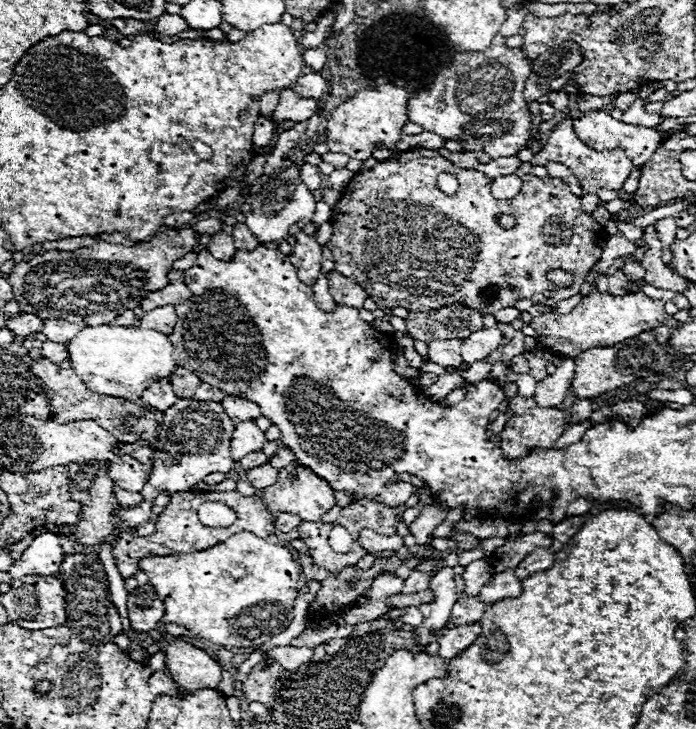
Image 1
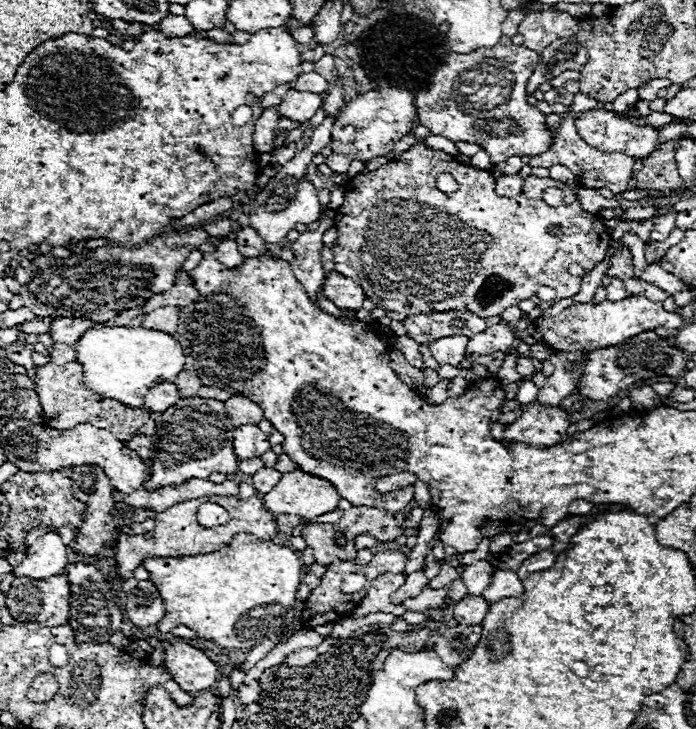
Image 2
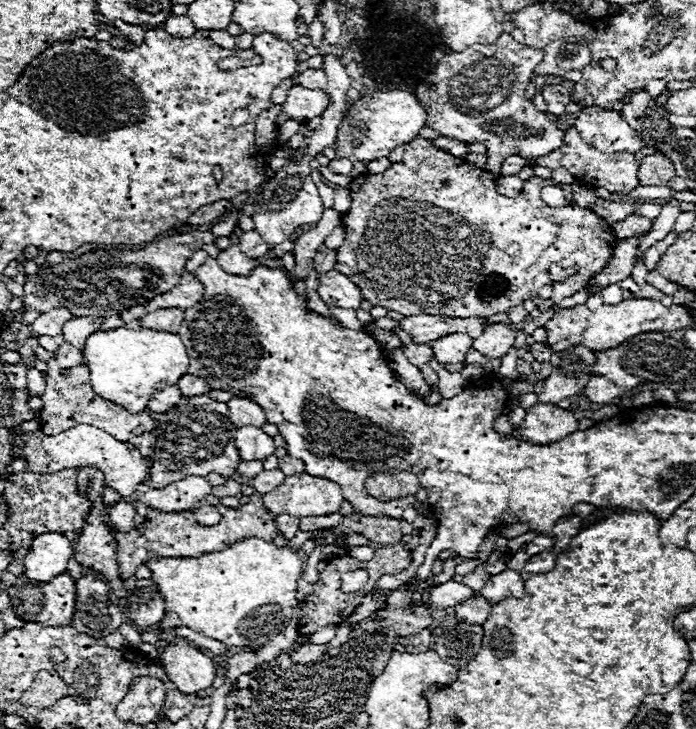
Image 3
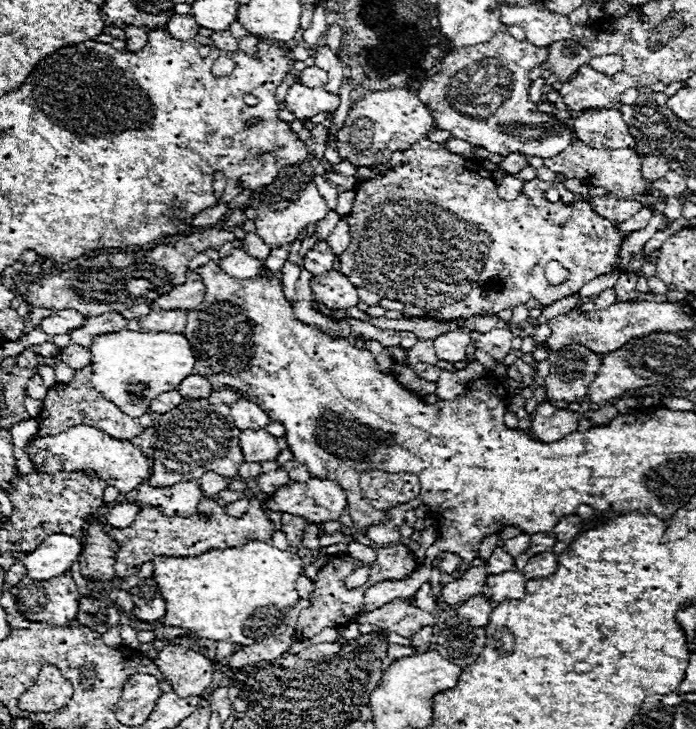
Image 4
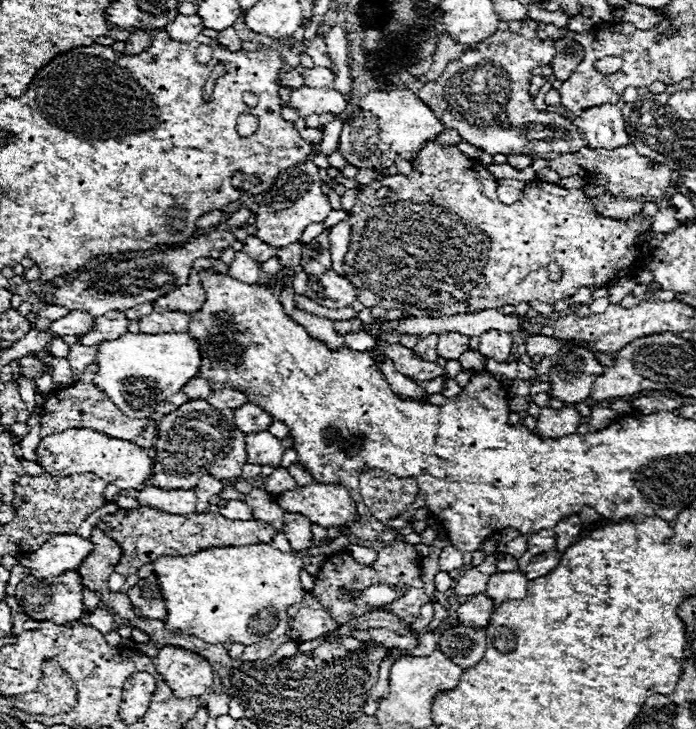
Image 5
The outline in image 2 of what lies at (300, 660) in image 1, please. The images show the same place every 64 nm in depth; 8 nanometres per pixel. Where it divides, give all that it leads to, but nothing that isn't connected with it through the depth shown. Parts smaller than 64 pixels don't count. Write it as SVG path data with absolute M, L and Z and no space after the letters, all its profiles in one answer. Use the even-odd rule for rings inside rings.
M300 648L300 650L286 656L286 664L288 666L306 666L306 664L314 662L316 658L318 658L316 648Z

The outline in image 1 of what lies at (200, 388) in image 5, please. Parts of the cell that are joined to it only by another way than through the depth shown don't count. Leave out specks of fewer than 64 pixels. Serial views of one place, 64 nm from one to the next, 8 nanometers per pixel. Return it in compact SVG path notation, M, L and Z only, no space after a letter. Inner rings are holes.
M178 368L178 372L174 372L174 376L170 378L170 384L174 388L174 394L178 398L182 396L194 396L198 384L200 384L200 378L196 374L192 374L190 370L186 368Z

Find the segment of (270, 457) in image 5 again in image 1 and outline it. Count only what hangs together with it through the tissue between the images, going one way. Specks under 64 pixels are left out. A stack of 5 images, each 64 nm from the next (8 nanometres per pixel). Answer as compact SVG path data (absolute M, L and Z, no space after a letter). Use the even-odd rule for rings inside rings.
M240 422L240 424L236 424L230 452L232 452L234 460L238 462L246 454L262 450L264 444L266 444L266 436L262 430L258 430L258 426L254 422Z

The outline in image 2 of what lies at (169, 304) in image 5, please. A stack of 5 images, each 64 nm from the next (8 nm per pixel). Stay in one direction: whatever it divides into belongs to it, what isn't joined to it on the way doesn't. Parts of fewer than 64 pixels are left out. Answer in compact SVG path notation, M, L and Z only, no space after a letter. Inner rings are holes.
M178 272L178 284L174 284L174 288L170 288L168 292L156 294L150 300L146 300L146 304L142 308L144 308L144 312L152 312L154 308L162 308L166 304L174 304L178 308L184 308L184 306L192 304L194 300L198 300L198 296L200 296L200 292L194 288L190 274Z

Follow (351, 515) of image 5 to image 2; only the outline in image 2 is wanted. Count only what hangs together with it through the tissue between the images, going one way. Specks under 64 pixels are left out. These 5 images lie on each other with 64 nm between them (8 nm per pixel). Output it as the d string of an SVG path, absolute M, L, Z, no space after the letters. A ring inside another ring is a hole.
M294 470L282 474L282 480L270 492L266 492L262 500L272 514L314 518L336 510L340 494L328 480Z

